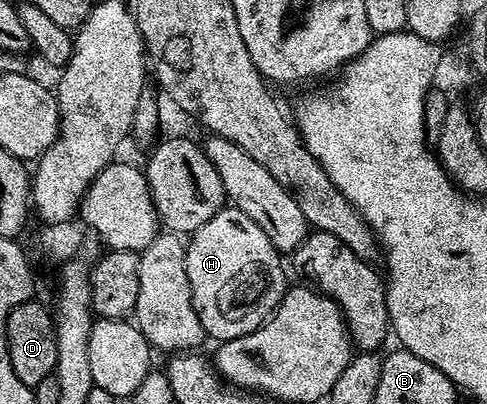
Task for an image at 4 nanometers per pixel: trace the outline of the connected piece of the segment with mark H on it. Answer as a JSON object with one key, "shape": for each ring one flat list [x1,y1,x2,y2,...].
{"shape":[[225,207,217,215,213,215,213,219,209,219,209,223,201,223,201,227,197,227,197,231,190,234,189,240,186,242,187,254,185,255,185,275,189,275,189,291,193,295,193,307,197,311,197,319,201,319,201,327,204,334,208,338,216,337,216,342,232,341,241,335,249,335,255,329,262,327,264,321,274,313,275,308,279,306,279,301,283,294,289,288,289,280,283,274,283,261,279,250,273,247,273,243,269,243,269,235,265,235,265,231,261,231,261,227,257,227,257,223,253,223,253,219,249,219,249,215,245,215,245,211,234,207]]}

